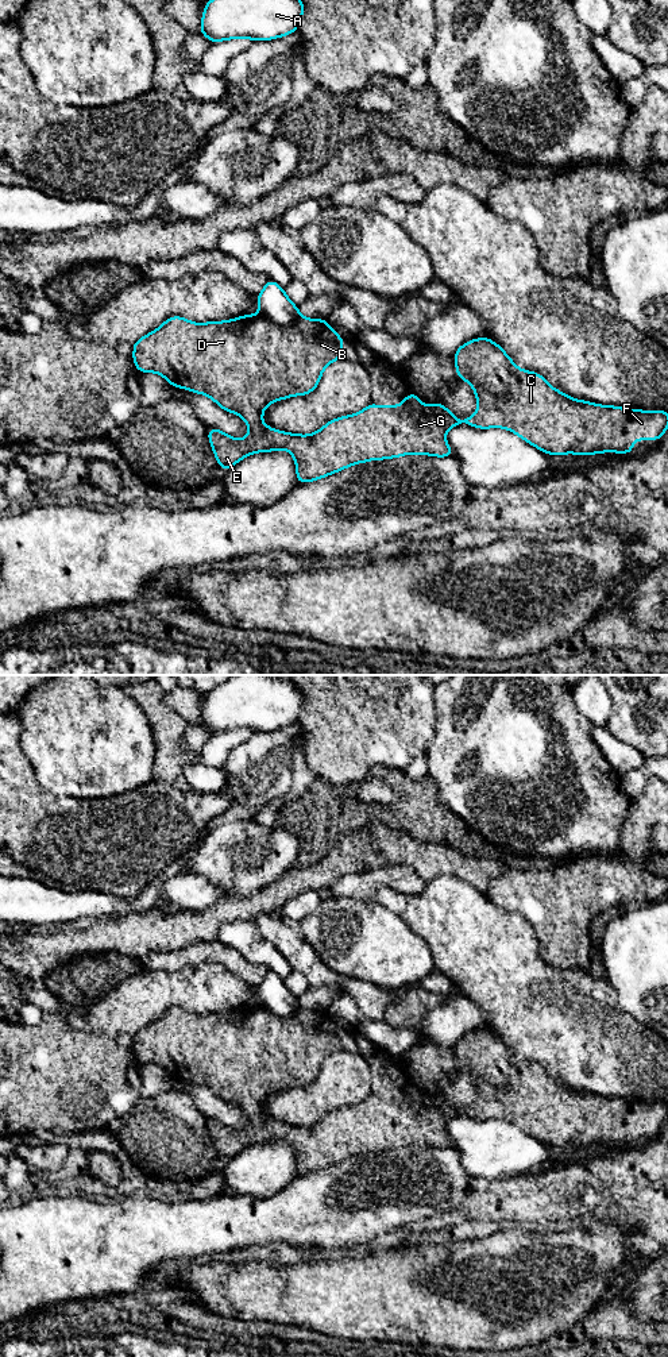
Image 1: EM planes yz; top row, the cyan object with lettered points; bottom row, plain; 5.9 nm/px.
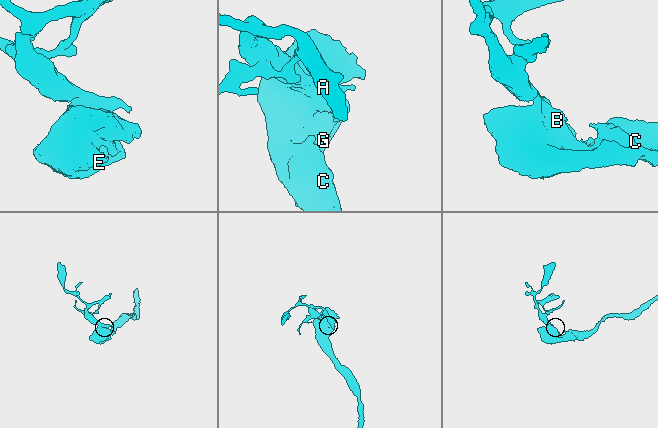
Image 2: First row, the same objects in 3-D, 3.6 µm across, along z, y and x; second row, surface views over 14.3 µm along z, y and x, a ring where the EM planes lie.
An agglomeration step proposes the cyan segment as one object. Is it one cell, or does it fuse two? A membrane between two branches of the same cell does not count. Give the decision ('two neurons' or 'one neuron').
two neurons

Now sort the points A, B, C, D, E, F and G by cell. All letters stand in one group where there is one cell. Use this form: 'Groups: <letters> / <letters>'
Groups: A / B C D E F G

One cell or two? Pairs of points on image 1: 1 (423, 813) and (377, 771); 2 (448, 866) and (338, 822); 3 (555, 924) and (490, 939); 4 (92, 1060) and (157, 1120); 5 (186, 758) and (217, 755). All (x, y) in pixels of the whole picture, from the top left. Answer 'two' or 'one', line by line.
1: one
2: two
3: two
4: two
5: two

